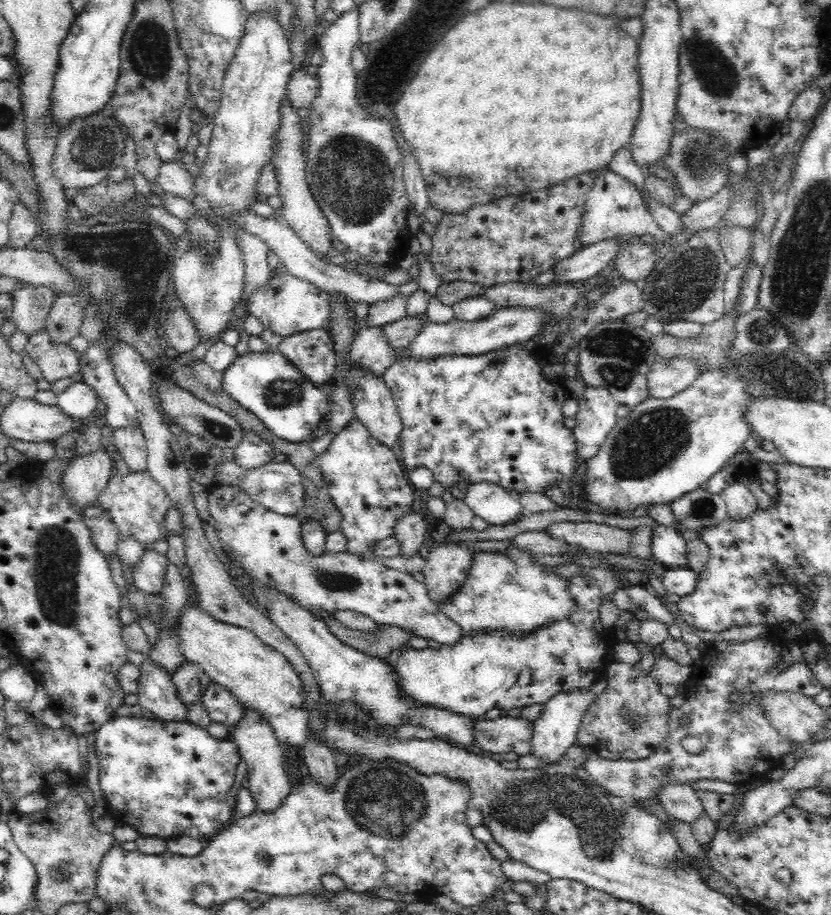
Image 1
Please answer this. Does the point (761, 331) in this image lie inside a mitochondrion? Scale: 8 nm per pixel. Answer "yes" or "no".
yes

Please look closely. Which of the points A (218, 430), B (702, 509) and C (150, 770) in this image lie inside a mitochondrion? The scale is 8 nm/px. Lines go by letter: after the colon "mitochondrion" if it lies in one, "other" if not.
A: mitochondrion
B: mitochondrion
C: mitochondrion

